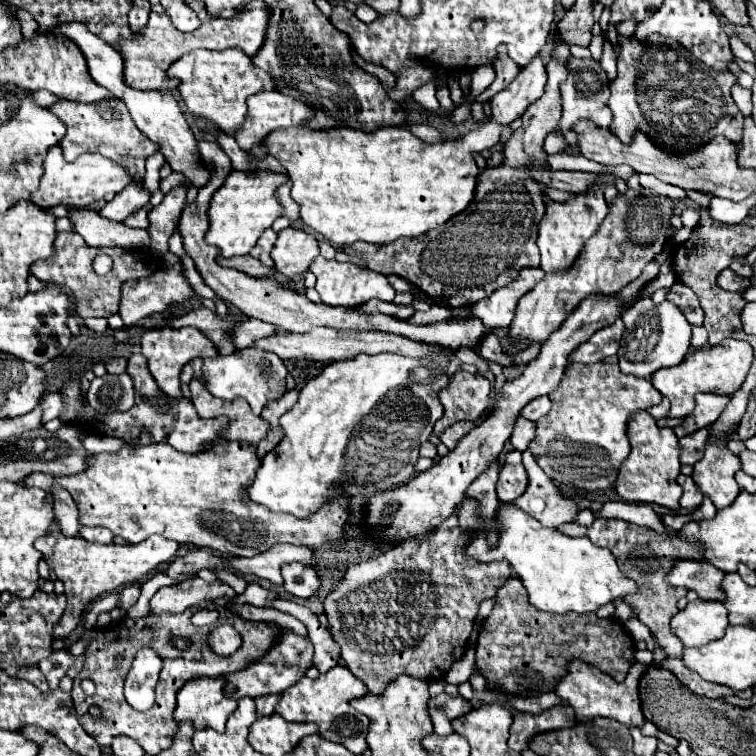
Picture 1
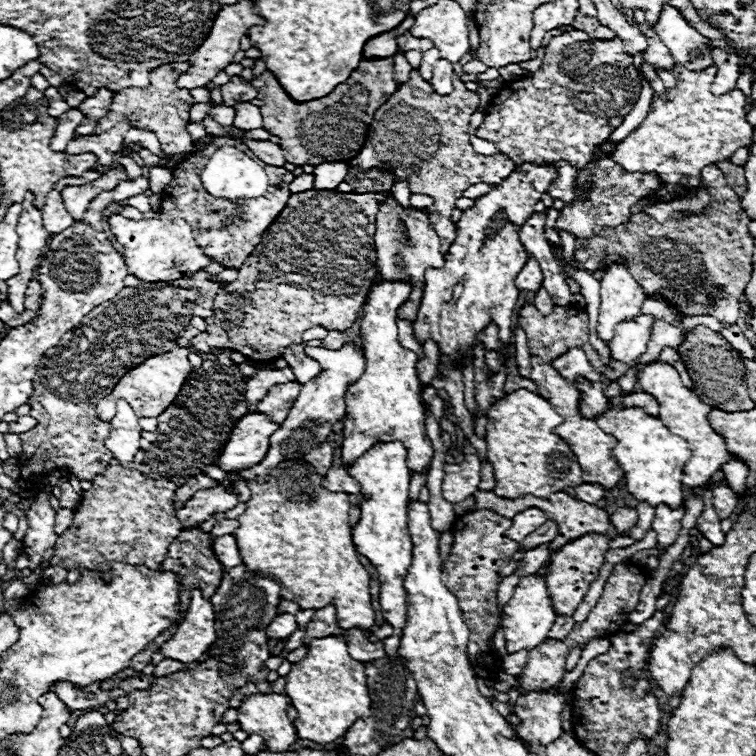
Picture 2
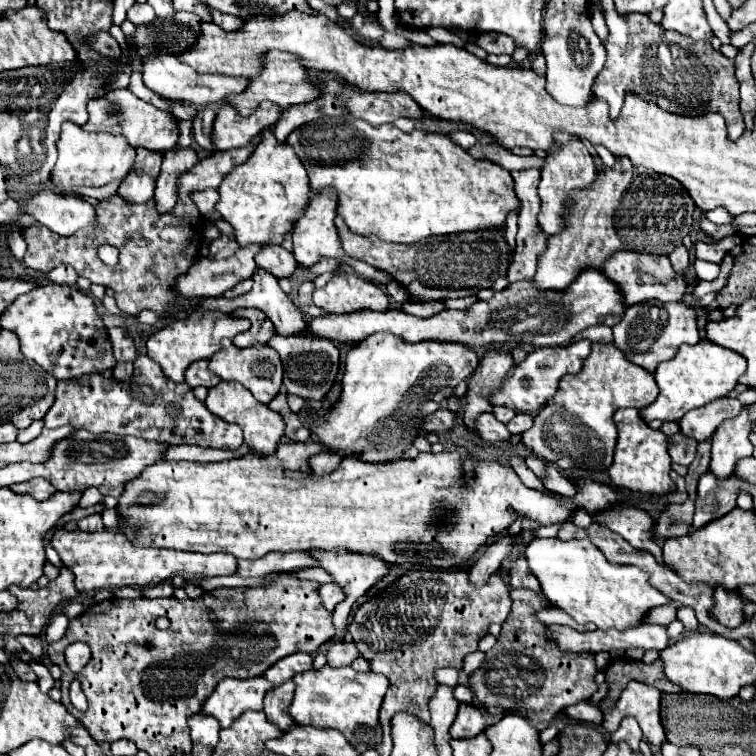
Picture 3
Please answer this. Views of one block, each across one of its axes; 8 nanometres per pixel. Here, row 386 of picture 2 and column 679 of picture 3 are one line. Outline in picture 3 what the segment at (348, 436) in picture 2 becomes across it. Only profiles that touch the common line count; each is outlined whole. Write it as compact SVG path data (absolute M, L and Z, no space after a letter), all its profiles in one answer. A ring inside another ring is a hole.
M700 340L692 346L682 346L672 360L658 364L654 378L658 382L660 394L654 400L654 404L640 410L640 416L644 422L678 422L688 410L700 408L716 398L726 396L738 384L738 378L744 374L744 368L746 360L740 354L728 348L720 348L718 344L712 344L708 340Z

